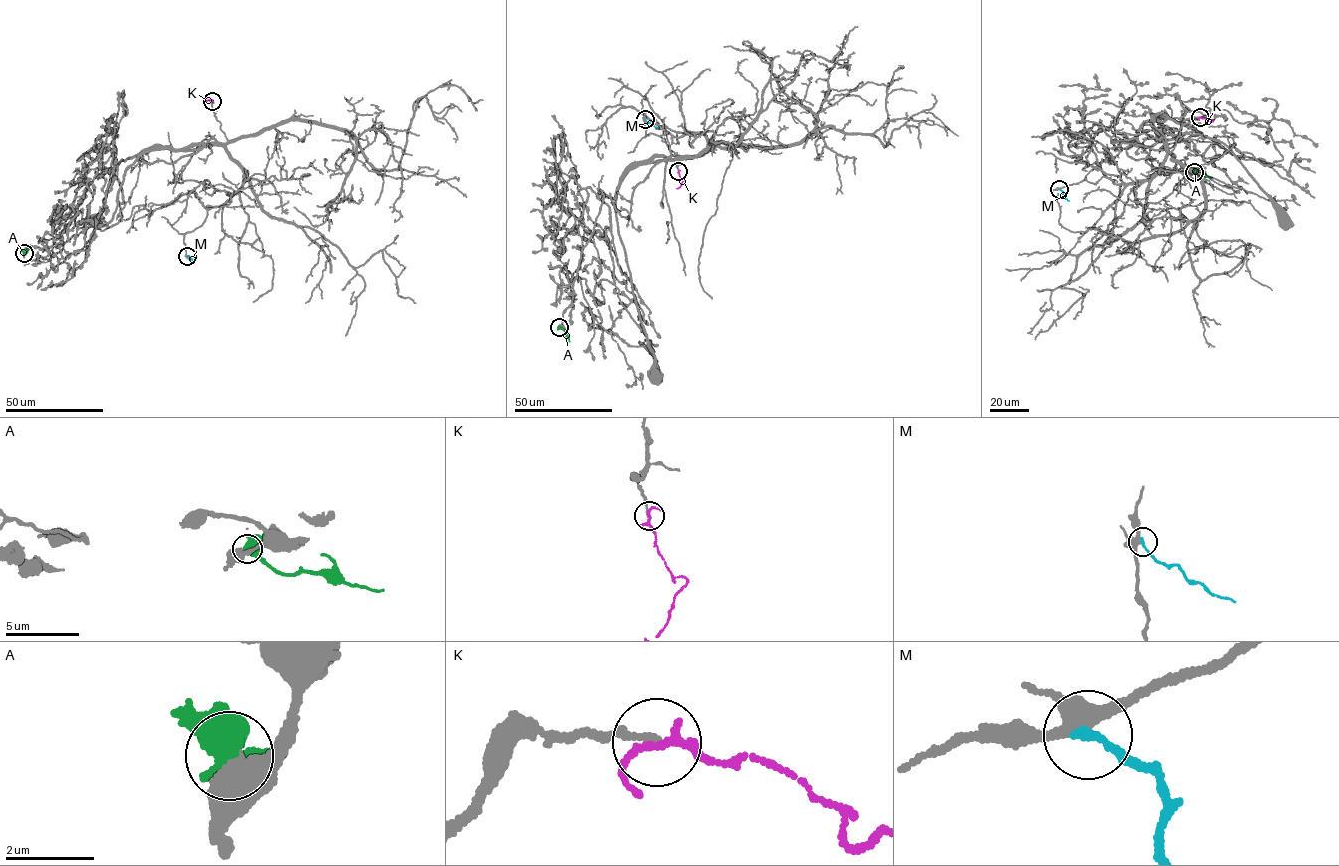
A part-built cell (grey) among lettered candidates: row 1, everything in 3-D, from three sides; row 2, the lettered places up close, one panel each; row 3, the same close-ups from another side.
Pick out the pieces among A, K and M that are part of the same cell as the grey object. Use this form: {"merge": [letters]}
{"merge": ["K"]}

